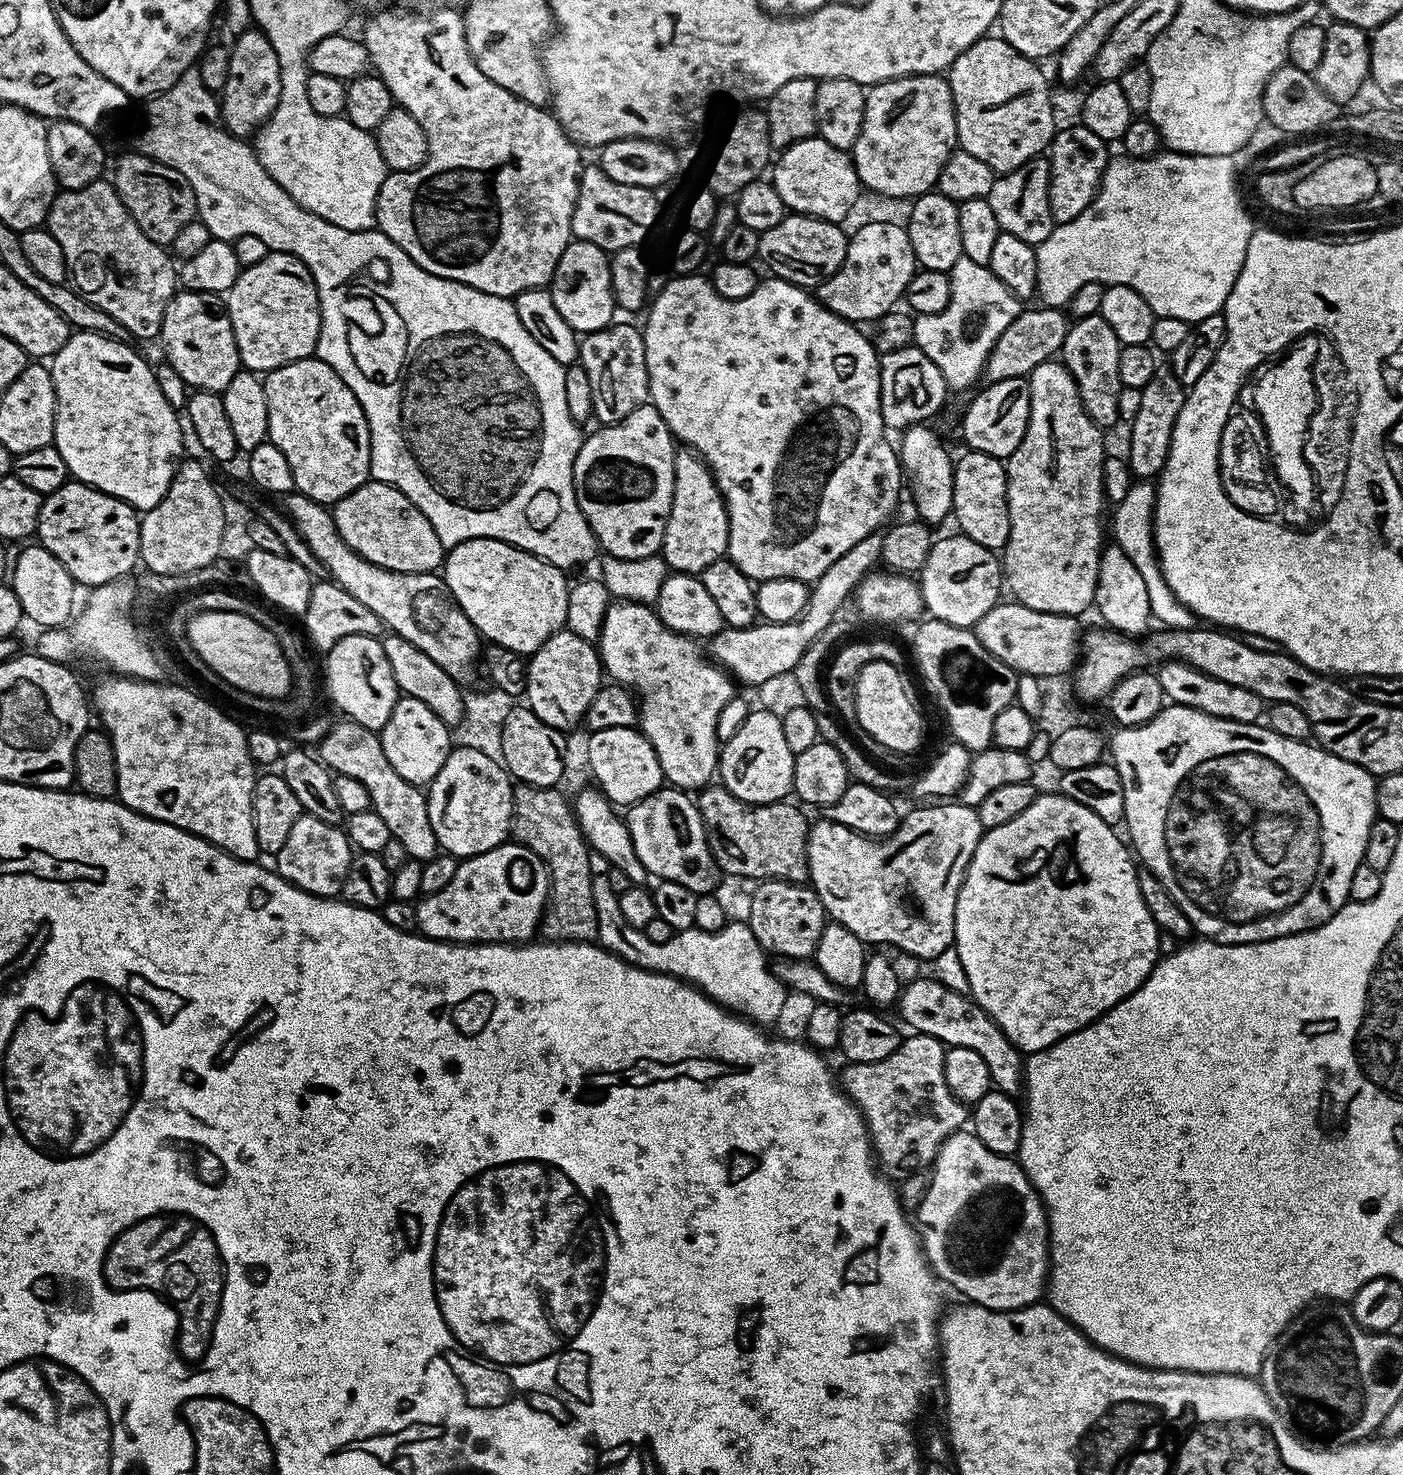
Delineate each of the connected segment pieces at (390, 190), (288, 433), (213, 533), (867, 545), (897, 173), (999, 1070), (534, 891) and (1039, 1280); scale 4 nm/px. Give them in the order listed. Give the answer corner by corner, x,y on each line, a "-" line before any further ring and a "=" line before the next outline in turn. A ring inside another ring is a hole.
457,9
428,10
424,12
425,16
419,16
416,12
388,11
373,11
367,17
369,20
364,24
362,42
368,51
368,58
375,75
386,82
393,101
410,114
414,114
418,126
422,126
422,130
428,139
428,156
422,161
419,168
409,172
389,171
385,175
376,199
376,228
384,232
386,238
390,238
398,245
415,264
422,266
422,270
426,270
438,278
462,282
466,286
470,286
474,290
482,290
486,294
514,298
519,292
551,285
552,275
558,266
558,258
562,258
562,250
566,250
566,246
572,243
574,239
572,215
580,189
581,145
577,144
565,132
564,125
556,119
551,111
515,97
509,90
504,90
478,70
470,50
467,49
467,42
464,37
464,21
=
319,358
290,362
263,377
268,440
290,462
295,491
331,506
370,479
370,430
350,386
=
181,459
174,478
158,506
147,509
140,516
140,559
141,565
154,574
190,574
190,570
202,570
202,566
217,563
222,539
223,502
222,492
216,489
208,472
196,460
=
874,531
862,538
862,542
850,546
850,550
846,550
846,554
842,554
842,558
838,558
838,562
834,562
834,566
827,568
811,585
808,606
796,620
781,624
757,622
748,628
726,626
717,636
707,641
708,648
712,651
711,659
719,664
733,681
740,683
741,680
742,683
752,686
759,686
778,674
794,672
802,654
806,653
810,644
818,638
818,634
841,615
840,607
847,600
849,603
860,581
881,563
880,551
883,541
883,535
=
940,74
934,76
903,76
900,80
887,80
881,84
873,84
867,89
864,98
862,130
860,131
860,137
856,139
856,145
850,150
850,155
852,157
852,163
856,165
856,173
860,179
860,183
867,191
869,188
870,191
877,192
880,196
893,196
896,200
906,199
905,201
907,201
909,198
923,196
925,192
929,191
935,185
938,174
946,162
946,158
954,151
955,144
956,111
952,105
952,91
950,90
947,79
=
912,980
900,989
898,1009
913,1033
938,1038
948,1048
966,1046
966,1050
978,1050
978,1055
990,1066
990,1078
995,1091
1015,1097
1022,1088
1024,1061
1019,1048
1006,1038
1006,1034
981,1010
975,1000
963,991
955,992
940,980
=
505,842
494,850
461,859
454,879
446,882
442,890
421,895
415,901
416,927
419,935
445,940
447,944
522,944
531,941
541,927
549,891
548,867
542,858
525,844
=
961,1130
955,1132
950,1138
946,1138
946,1142
940,1147
939,1154
930,1165
931,1172
932,1177
927,1177
926,1180
924,1196
915,1209
915,1212
917,1211
915,1223
918,1225
920,1245
924,1248
924,1257
928,1259
928,1267
940,1277
945,1285
951,1286
953,1284
962,1295
968,1296
964,1298
967,1298
971,1303
995,1312
1013,1312
1031,1304
1041,1303
1046,1292
1050,1267
1048,1259
1048,1214
1044,1210
1044,1203
1041,1202
1040,1196
1031,1182
1028,1181
1028,1175
1025,1174
1019,1163
1011,1156
994,1154
994,1150
986,1150
986,1146
982,1146
980,1139
972,1135
971,1131

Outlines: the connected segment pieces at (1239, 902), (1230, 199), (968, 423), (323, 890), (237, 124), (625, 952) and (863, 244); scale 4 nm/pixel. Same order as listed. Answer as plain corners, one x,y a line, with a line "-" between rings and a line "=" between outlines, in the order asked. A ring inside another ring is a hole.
1169,703
1167,706
1161,708
1157,716
1150,722
1139,724
1133,728
1117,727
1115,731
1116,733
1112,736
1112,744
1110,740
1110,763
1118,770
1118,778
1122,782
1122,790
1124,791
1123,823
1125,825
1128,824
1129,837
1127,836
1127,839
1130,841
1139,863
1143,867
1149,868
1158,878
1158,882
1162,882
1162,886
1166,886
1166,890
1170,890
1170,898
1174,898
1174,902
1178,902
1182,914
1186,914
1186,918
1190,918
1193,929
1203,939
1214,940
1217,944
1257,944
1263,940
1293,936
1299,932
1308,932
1311,928
1322,926
1330,918
1334,918
1334,914
1339,908
1343,908
1345,904
1349,903
1348,891
1350,890
1350,878
1354,878
1354,870
1358,870
1358,866
1364,863
1366,838
1370,838
1370,826
1378,819
1376,815
1377,777
1371,776
1362,766
1358,766
1354,762
1346,762
1342,758
1330,754
1326,749
1317,746
1315,743
1282,738
1278,734
1271,732
1263,723
1243,724
1242,722
1234,722
1233,720
1214,718
1210,714
1199,712
1193,708
1187,708
1181,704
=
1161,150
1154,156
1119,155
1113,155
1109,159
1106,170
1100,179
1100,189
1096,192
1096,197
1090,202
1090,206
1086,206
1086,210
1082,210
1082,214
1078,214
1078,218
1074,218
1074,222
1056,224
1050,238
1046,238
1046,242
1042,242
1036,248
1036,261
1038,262
1036,291
1039,299
1044,299
1041,301
1047,307
1063,309
1071,301
1075,292
1082,290
1082,286
1086,286
1090,282
1098,282
1105,286
1121,284
1138,290
1138,294
1142,294
1142,298
1146,298
1150,310
1157,316
1182,318
1188,325
1195,326
1200,323
1202,318
1210,318
1210,314
1220,312
1223,309
1226,298
1242,270
1242,262
1246,258
1248,243
1254,231
1252,220
1248,217
1248,212
1244,209
1239,194
1236,193
1235,163
1237,161
1231,156
1195,156
1194,154
1182,154
1171,150
=
1025,377
989,383
972,400
964,416
964,440
974,452
1007,458
1022,442
1030,418
1030,394
=
301,814
282,850
278,850
274,858
274,871
286,882
310,894
336,898
340,896
342,881
346,879
346,870
350,870
353,855
354,849
348,843
348,834
343,827
322,822
317,816
=
247,30
231,41
228,57
230,74
226,74
222,93
222,124
233,136
248,138
270,119
280,101
282,81
278,56
264,32
=
590,851
590,870
594,882
594,910
598,910
598,934
596,940
601,948
613,952
627,964
661,972
685,980
693,988
699,988
715,1004
728,1012
751,1021
756,1026
772,1024
784,1012
788,1004
789,989
770,967
764,947
754,938
750,926
743,919
727,922
721,929
707,932
698,927
675,933
670,942
650,942
642,928
635,928
622,918
620,898
610,890
609,862
602,854
=
872,220
849,235
842,266
814,289
814,295
821,304
825,304
844,320
875,322
893,311
899,305
896,303
901,303
904,292
917,271
916,255
910,246
907,227
903,223

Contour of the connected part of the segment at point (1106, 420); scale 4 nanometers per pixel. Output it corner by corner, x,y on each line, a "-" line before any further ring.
1097,314
1076,320
1065,334
1064,345
1059,350
1064,367
1078,386
1080,404
1088,417
1102,430
1108,430
1112,423
1120,420
1118,394
1121,387
1118,378
1118,354
1121,347
1114,330
1110,330
1110,325

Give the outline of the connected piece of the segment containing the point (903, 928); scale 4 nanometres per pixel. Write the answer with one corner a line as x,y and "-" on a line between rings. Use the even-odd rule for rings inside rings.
932,802
929,808
916,808
913,812
905,811
900,824
889,836
883,838
873,838
863,836
852,828
842,826
838,822
820,818
816,824
813,823
808,830
808,880
811,887
816,889
818,898
822,902
824,911
829,921
846,926
850,934
858,934
858,938
863,940
865,945
872,944
893,944
896,948
901,948
904,952
909,952
912,956
917,956
920,960
932,960
935,956
940,956
944,951
953,947
956,938
956,903
960,887
964,881
964,875
968,872
970,862
974,858
974,850
978,850
980,837
984,835
985,828
978,818
976,809
963,802

